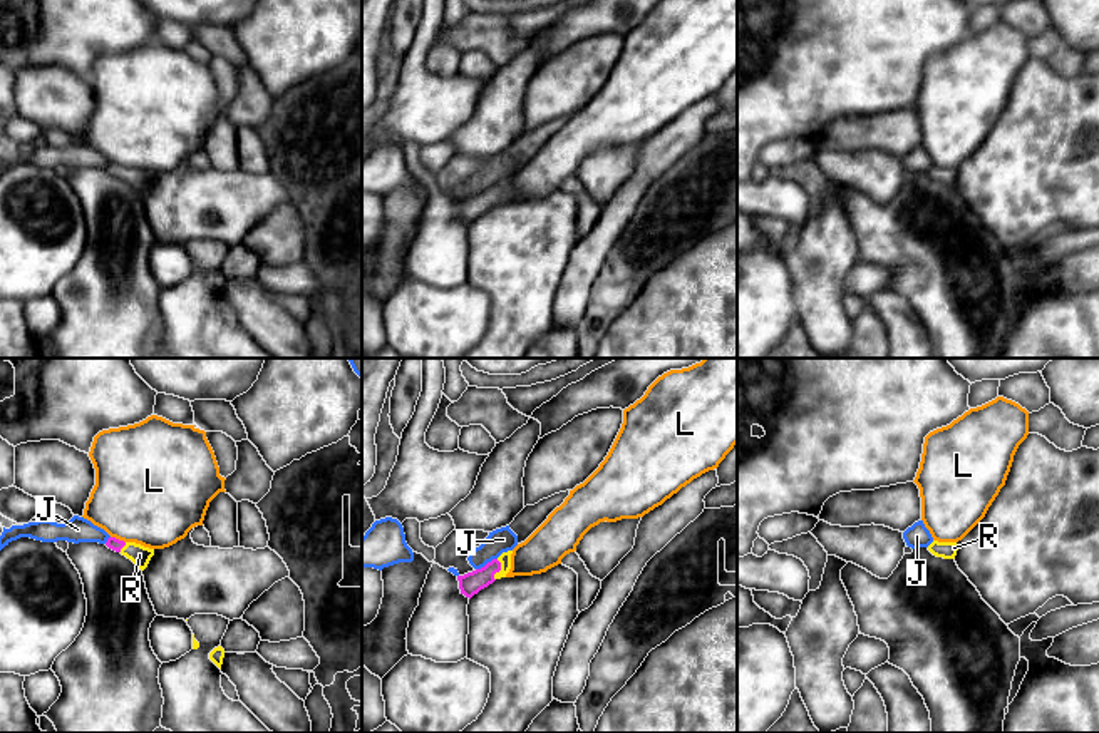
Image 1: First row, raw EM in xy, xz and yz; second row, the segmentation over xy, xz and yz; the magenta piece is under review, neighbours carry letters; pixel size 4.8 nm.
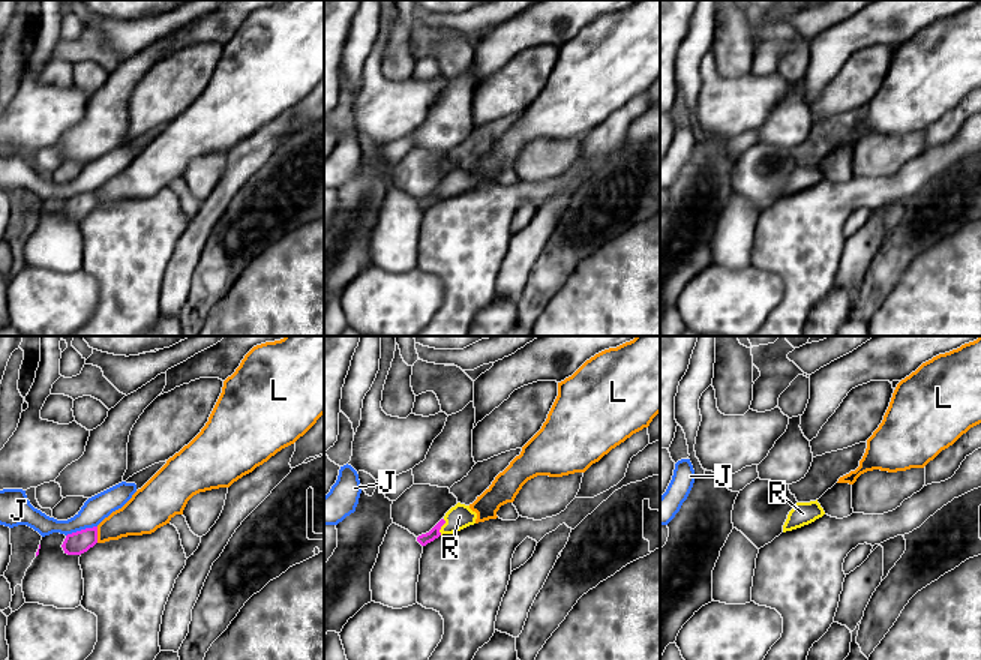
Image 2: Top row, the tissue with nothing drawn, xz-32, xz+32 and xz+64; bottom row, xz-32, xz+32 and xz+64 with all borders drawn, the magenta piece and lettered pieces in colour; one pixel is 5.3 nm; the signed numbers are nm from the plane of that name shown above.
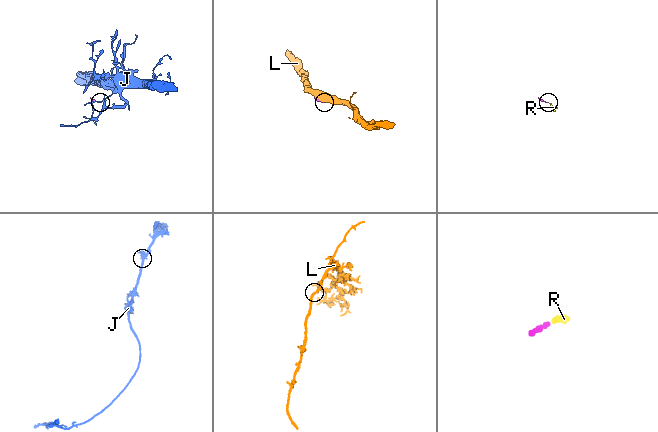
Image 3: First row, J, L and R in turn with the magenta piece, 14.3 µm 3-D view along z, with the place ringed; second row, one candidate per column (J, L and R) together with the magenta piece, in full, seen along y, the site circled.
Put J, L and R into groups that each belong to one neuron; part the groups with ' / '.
J / L / R

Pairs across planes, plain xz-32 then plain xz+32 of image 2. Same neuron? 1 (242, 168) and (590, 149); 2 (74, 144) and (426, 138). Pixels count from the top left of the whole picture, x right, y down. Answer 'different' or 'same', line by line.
1: same
2: same

